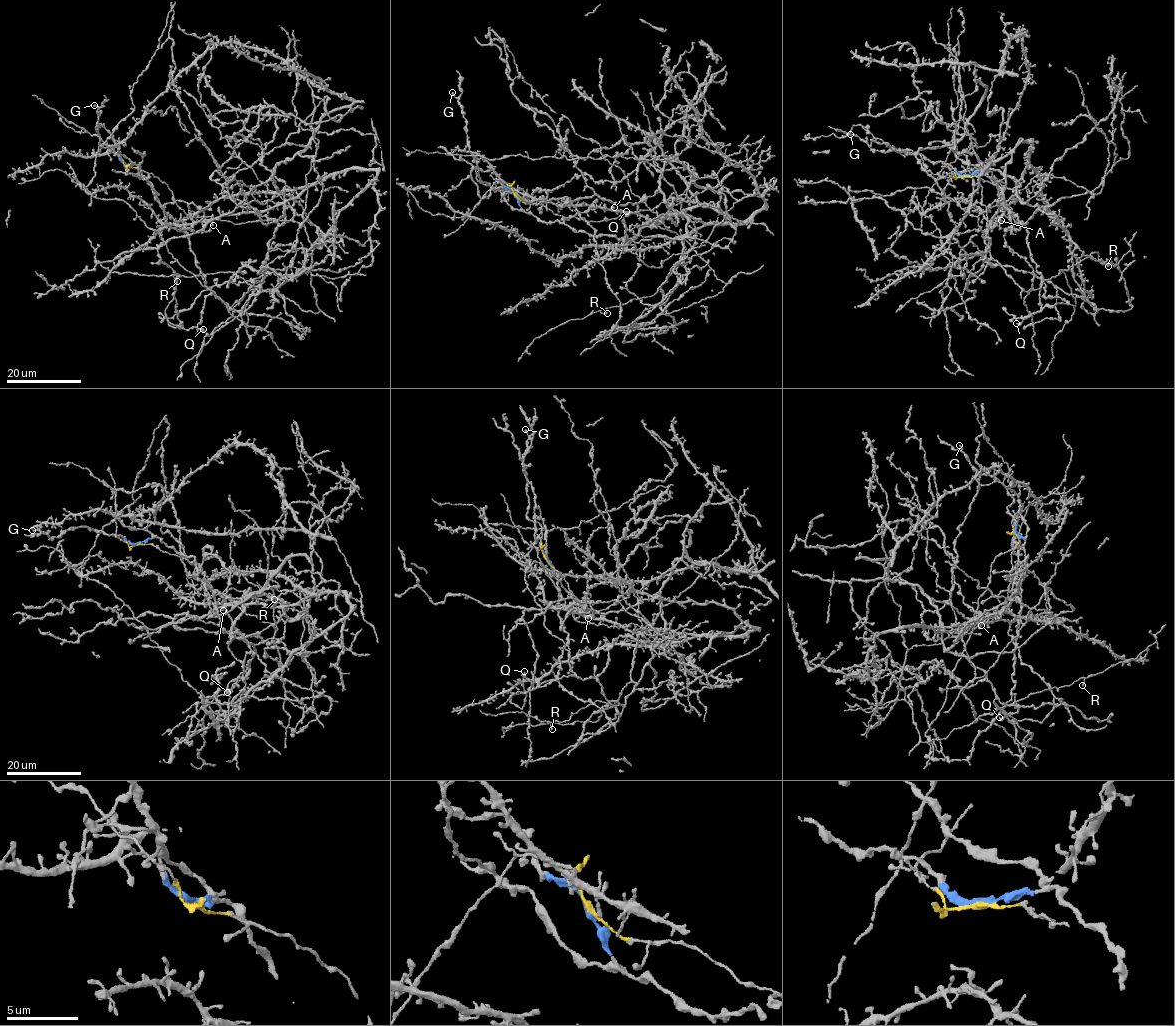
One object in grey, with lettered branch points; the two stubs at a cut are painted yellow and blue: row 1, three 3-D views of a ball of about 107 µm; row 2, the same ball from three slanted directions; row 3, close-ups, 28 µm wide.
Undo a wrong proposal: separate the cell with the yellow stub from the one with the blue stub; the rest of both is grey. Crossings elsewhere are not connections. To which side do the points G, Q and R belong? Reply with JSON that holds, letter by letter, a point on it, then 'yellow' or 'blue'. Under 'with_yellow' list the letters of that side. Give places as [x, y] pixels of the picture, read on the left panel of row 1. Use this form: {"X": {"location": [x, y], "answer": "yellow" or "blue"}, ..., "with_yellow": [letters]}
{"G": {"location": [94, 105], "answer": "blue"}, "Q": {"location": [203, 329], "answer": "blue"}, "R": {"location": [177, 281], "answer": "yellow"}, "with_yellow": ["R"]}

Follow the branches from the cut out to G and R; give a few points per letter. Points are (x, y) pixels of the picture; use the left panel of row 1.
G: (127, 165), (120, 158), (117, 147), (99, 143), (100, 137), (96, 131), (99, 126), (98, 109), (94, 104)
R: (127, 165), (164, 181), (190, 217), (302, 224), (319, 311), (303, 310), (230, 272), (172, 275), (177, 281)

